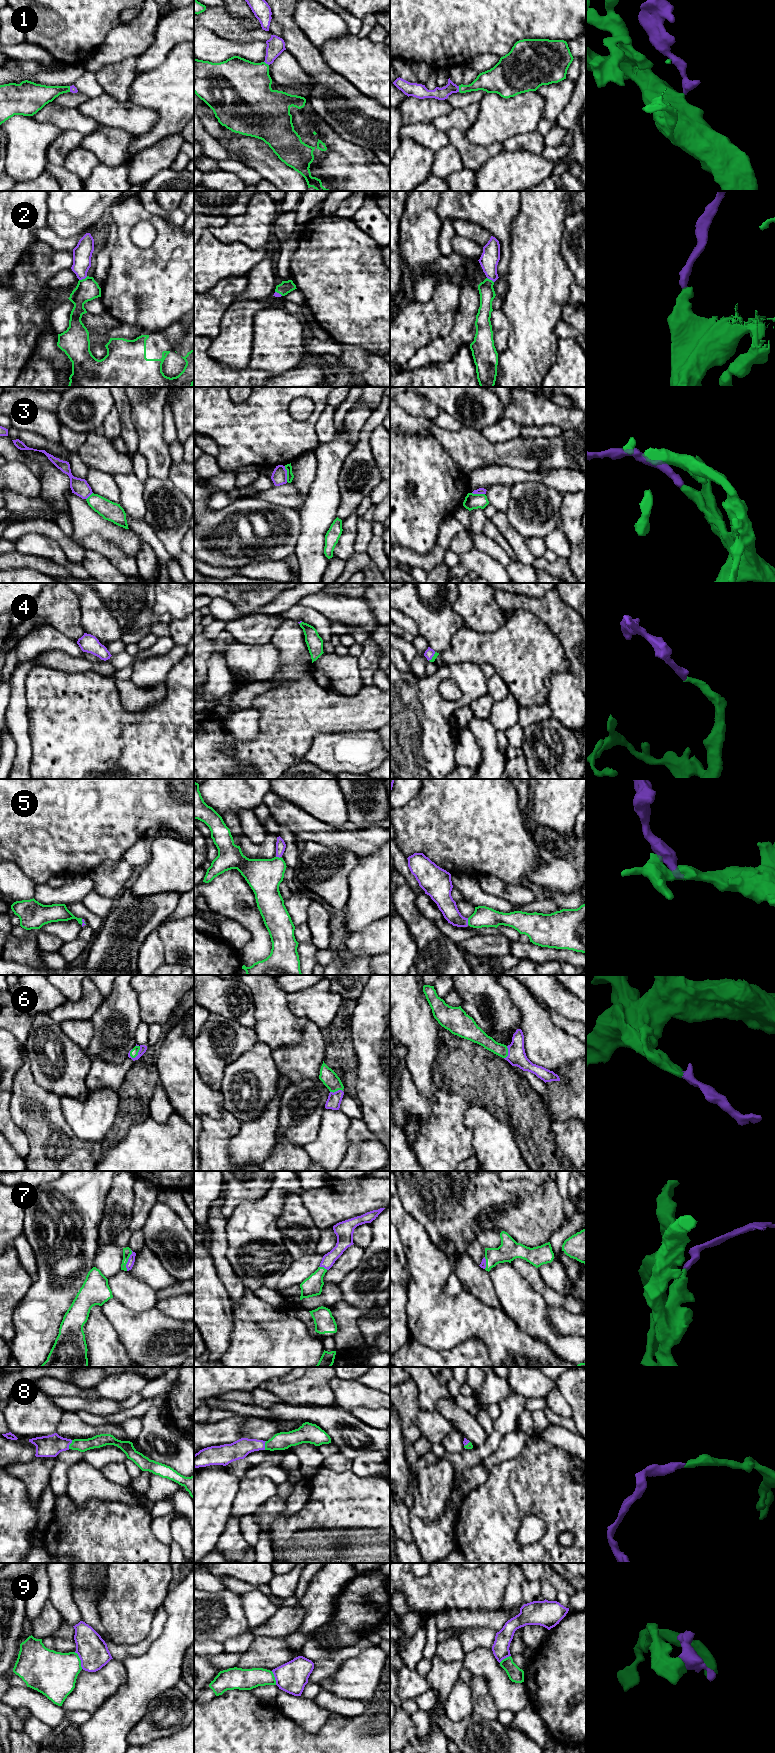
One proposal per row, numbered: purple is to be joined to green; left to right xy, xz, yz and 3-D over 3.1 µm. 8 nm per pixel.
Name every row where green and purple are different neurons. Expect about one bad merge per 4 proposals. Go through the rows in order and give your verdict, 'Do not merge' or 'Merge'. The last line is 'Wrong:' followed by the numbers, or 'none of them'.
1: Merge
2: Merge
3: Do not merge
4: Merge
5: Merge
6: Merge
7: Merge
8: Merge
9: Do not merge
Wrong: 3, 9

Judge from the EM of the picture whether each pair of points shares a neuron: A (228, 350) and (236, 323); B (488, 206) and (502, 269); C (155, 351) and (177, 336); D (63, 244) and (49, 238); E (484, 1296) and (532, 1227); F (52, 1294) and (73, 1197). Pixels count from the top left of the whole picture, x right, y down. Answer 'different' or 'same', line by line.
A: same
B: same
C: same
D: same
E: different
F: same

